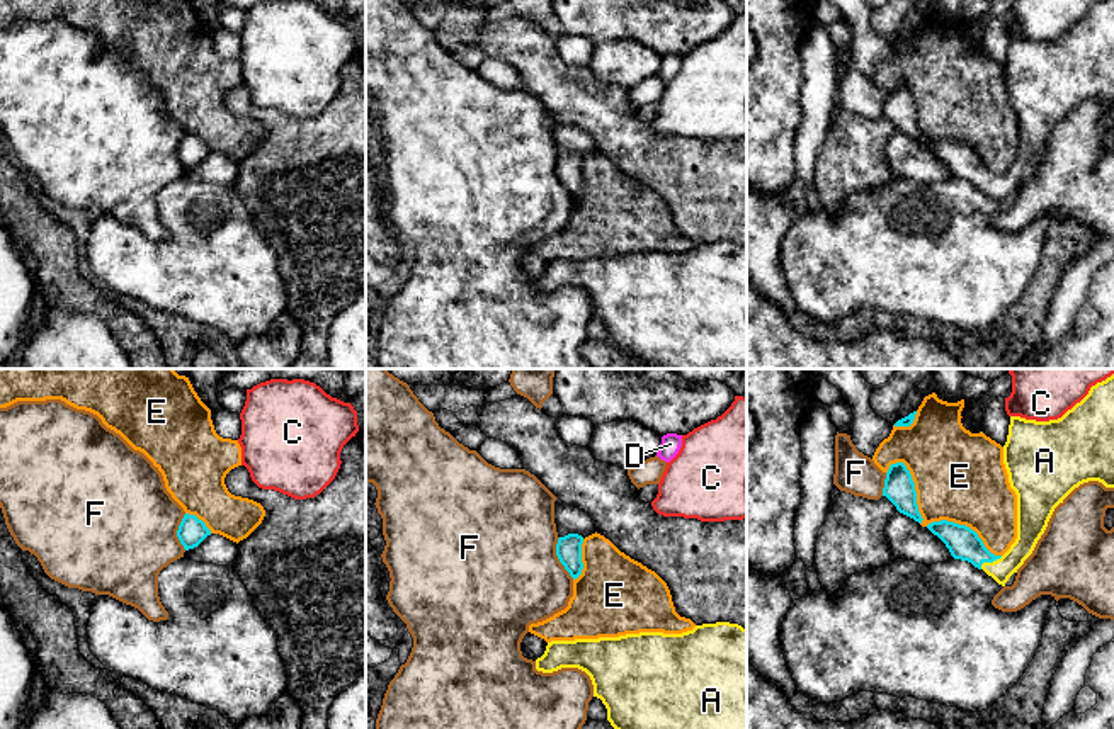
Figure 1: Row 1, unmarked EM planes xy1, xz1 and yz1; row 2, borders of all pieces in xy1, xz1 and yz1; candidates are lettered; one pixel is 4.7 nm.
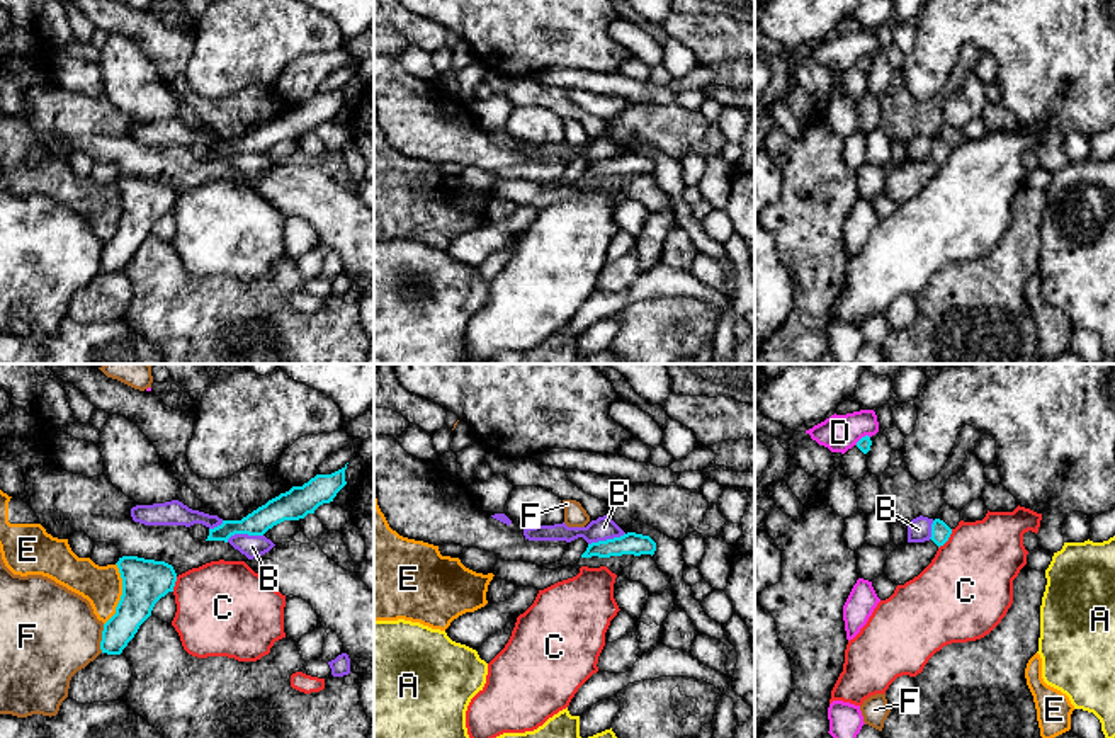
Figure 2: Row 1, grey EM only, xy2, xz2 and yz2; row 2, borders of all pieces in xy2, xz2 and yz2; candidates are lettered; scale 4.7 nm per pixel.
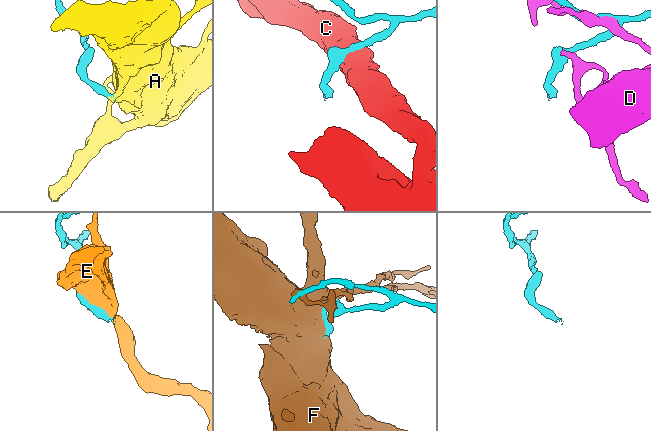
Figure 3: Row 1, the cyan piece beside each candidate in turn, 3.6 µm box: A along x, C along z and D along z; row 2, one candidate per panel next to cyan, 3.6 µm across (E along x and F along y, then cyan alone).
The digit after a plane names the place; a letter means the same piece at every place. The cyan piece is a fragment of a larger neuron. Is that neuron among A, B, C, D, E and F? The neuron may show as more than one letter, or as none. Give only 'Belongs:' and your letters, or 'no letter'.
Belongs: A

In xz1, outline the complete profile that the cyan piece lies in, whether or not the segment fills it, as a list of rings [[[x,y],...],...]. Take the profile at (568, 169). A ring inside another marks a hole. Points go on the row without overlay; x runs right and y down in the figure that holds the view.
[[[578,153],[560,156],[556,163],[556,175],[573,199],[577,199],[583,189],[582,163],[583,156]]]

